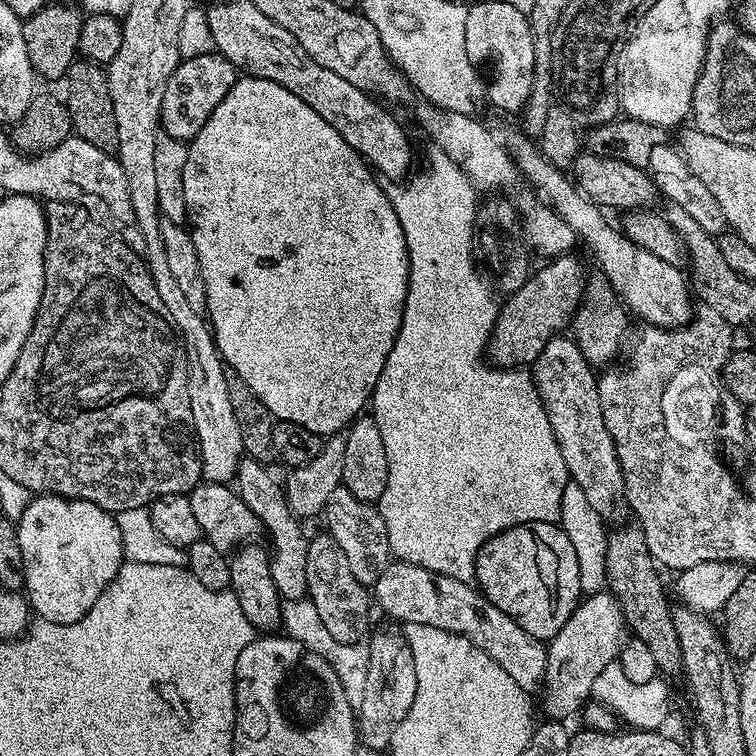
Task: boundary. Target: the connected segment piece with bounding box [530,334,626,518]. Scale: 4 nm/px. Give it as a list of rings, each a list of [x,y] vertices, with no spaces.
[[[559,334],[546,342],[530,371],[542,398],[542,406],[550,418],[554,438],[558,438],[571,483],[582,486],[590,506],[594,506],[600,516],[611,518],[618,515],[620,507],[623,509],[626,504],[624,475],[614,438],[610,438],[606,418],[602,418],[602,402],[596,385],[598,376],[593,365],[589,364],[571,335]]]

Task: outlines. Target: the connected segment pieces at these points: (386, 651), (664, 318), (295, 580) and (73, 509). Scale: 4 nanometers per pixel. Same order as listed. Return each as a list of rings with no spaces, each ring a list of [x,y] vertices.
[[[373,631],[367,643],[369,666],[366,690],[362,690],[362,702],[358,705],[356,731],[358,740],[365,748],[384,750],[388,748],[394,730],[406,718],[410,706],[414,706],[414,694],[418,690],[418,678],[414,670],[414,654],[407,639],[396,632]]]
[[[518,134],[511,142],[508,142],[509,153],[513,163],[520,172],[521,177],[533,185],[530,185],[537,193],[540,193],[563,221],[571,229],[574,229],[579,236],[582,244],[586,244],[593,252],[599,266],[602,268],[601,273],[615,290],[621,303],[635,316],[640,316],[647,325],[656,328],[682,328],[694,318],[695,307],[692,308],[692,290],[687,280],[680,272],[679,265],[665,262],[657,255],[650,254],[649,251],[642,251],[631,239],[624,235],[618,228],[617,230],[606,220],[605,211],[596,204],[593,204],[588,197],[576,187],[573,179],[564,173],[561,169],[556,168],[548,159],[539,152],[537,143],[527,135]]]
[[[241,459],[234,484],[242,502],[246,502],[246,506],[250,506],[250,510],[254,510],[254,514],[260,519],[261,529],[266,536],[272,539],[268,565],[270,566],[270,578],[274,578],[274,586],[278,586],[281,601],[303,600],[309,595],[306,556],[310,536],[309,533],[304,533],[303,526],[305,525],[292,514],[291,508],[287,504],[285,485],[282,483],[281,477],[276,477],[267,468],[268,466],[262,460]]]
[[[34,498],[16,524],[16,533],[24,555],[23,591],[31,611],[38,614],[39,619],[55,624],[73,624],[85,616],[126,560],[121,552],[122,535],[113,517],[100,508],[89,506],[84,500]]]

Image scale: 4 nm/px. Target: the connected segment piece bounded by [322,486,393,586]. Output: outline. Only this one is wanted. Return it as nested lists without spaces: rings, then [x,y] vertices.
[[[343,486],[334,490],[322,513],[323,519],[328,519],[326,532],[332,535],[334,541],[338,542],[346,552],[351,573],[365,586],[375,586],[378,578],[382,578],[382,570],[386,570],[393,559],[392,546],[388,542],[388,531],[380,513],[379,507],[373,506],[367,500],[354,498],[354,494],[350,494],[350,490]]]

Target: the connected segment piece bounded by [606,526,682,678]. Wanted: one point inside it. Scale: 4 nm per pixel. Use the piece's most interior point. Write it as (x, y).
(633, 575)

